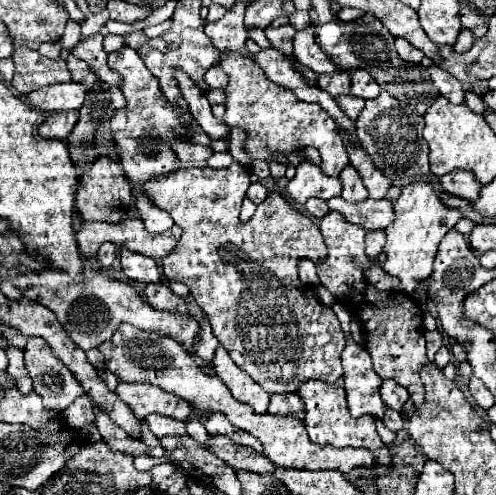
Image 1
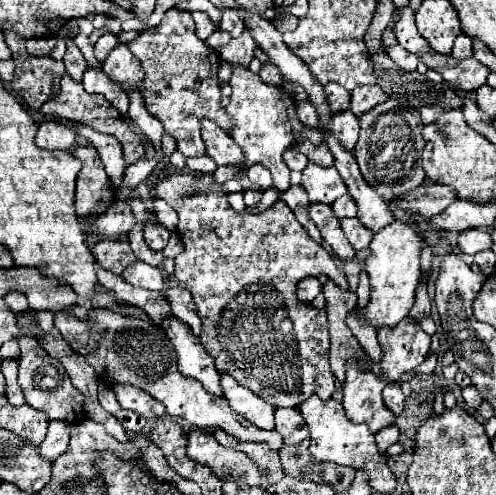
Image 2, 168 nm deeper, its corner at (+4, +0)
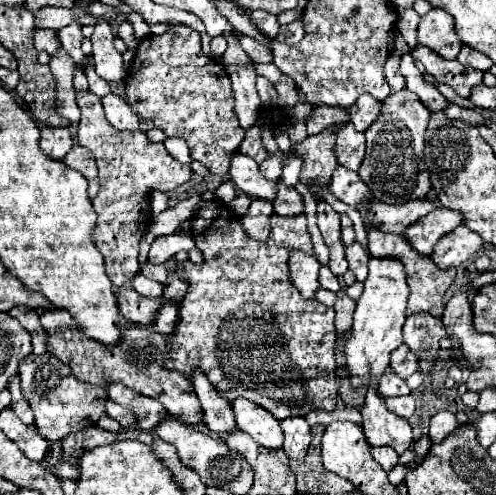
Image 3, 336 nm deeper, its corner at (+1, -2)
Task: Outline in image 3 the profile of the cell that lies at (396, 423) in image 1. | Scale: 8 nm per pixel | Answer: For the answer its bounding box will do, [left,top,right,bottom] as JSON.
[372,447,398,471]

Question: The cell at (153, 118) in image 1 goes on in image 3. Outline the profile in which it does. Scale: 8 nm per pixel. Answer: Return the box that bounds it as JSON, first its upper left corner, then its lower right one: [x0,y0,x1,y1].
[148,233,194,263]

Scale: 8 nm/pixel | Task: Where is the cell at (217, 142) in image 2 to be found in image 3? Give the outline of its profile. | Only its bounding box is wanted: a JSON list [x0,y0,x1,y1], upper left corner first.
[230,153,278,201]

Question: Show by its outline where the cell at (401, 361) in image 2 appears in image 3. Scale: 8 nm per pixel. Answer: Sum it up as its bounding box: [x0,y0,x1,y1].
[390,345,418,379]

